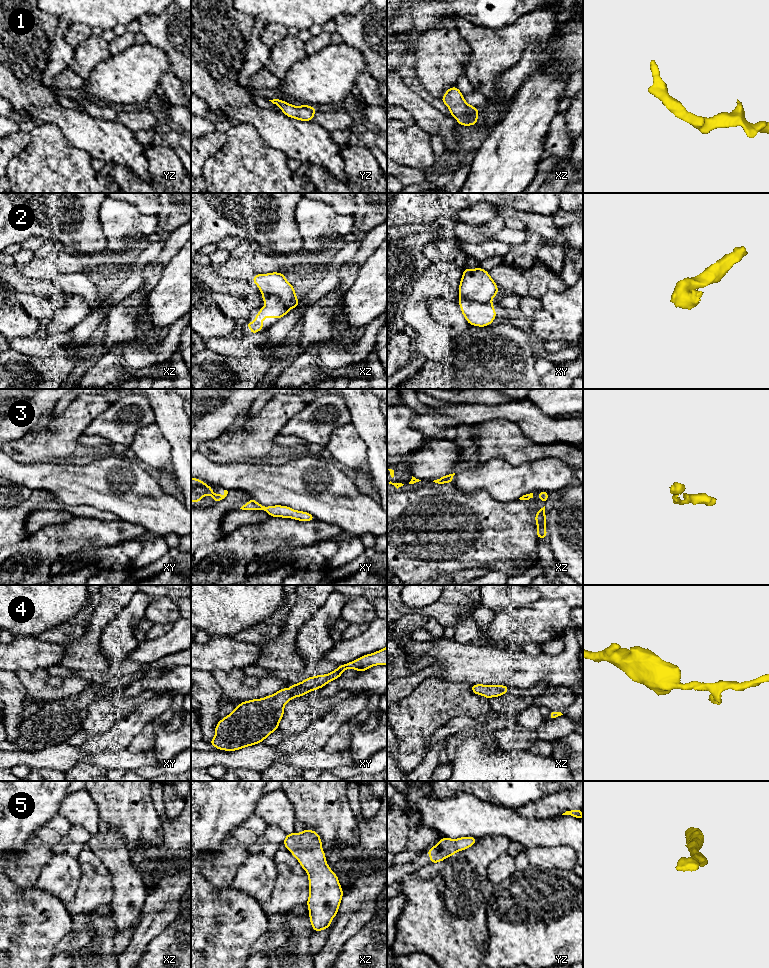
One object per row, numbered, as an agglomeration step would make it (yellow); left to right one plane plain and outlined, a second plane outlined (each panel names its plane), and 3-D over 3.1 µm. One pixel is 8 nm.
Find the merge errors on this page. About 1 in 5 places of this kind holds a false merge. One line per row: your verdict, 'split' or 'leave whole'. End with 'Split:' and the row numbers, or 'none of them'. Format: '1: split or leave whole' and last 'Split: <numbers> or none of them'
1: leave whole
2: split
3: leave whole
4: leave whole
5: leave whole
Split: 2

